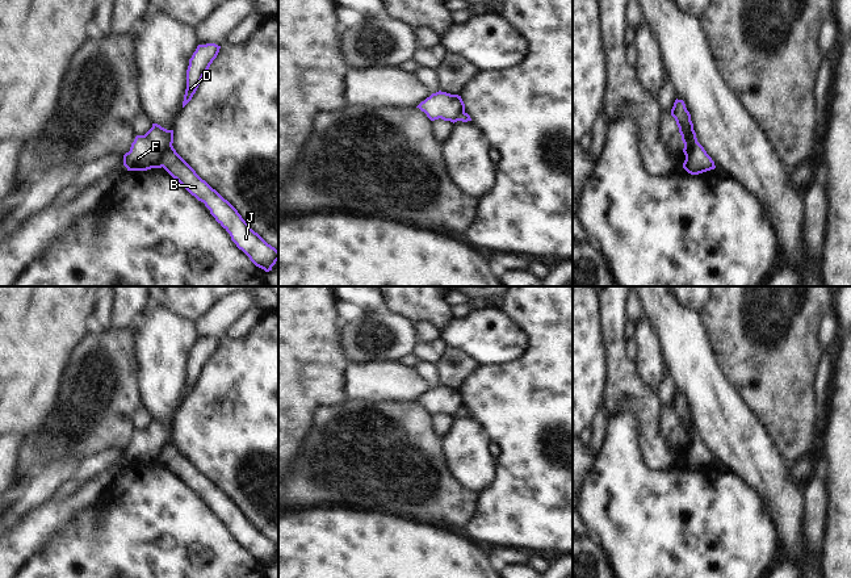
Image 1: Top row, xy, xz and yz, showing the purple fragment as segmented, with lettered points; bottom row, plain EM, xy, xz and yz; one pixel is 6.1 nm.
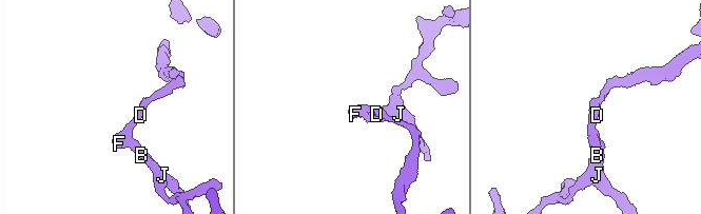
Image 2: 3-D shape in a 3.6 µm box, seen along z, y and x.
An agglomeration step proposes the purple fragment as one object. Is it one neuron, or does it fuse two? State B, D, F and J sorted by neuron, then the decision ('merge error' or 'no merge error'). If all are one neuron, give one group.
B J / D F | merge error

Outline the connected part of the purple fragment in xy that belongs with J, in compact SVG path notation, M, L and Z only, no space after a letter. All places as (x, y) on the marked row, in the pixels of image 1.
M172 144L167 150L163 168L192 196L205 204L215 221L230 234L236 247L242 250L256 267L265 272L272 271L272 267L278 260L278 251L255 233L238 210L198 176L176 152Z

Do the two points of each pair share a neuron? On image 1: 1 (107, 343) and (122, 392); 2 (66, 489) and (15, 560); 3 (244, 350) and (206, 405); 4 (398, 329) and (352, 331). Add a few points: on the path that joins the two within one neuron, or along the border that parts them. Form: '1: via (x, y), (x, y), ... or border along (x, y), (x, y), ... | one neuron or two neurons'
1: via (107, 355), (107, 376), (110, 380) | one neuron
2: border along (83, 486), (61, 499), (54, 497) | two neurons
3: via (244, 363), (244, 367), (219, 392) | one neuron
4: via (386, 331), (364, 331) | one neuron

